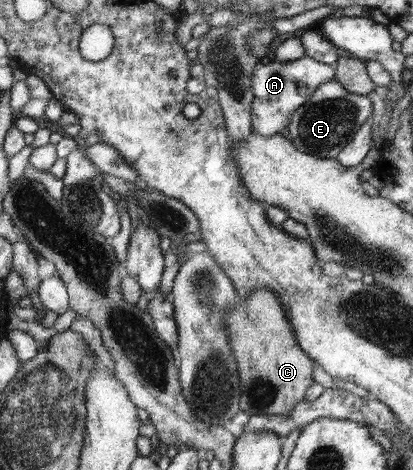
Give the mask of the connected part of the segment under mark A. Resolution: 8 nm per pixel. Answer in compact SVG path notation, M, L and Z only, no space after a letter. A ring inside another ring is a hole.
M304 56L291 62L274 61L267 65L259 62L250 80L254 92L253 109L251 109L253 129L265 136L285 135L294 110L308 101L320 86L335 79L336 68L312 56Z

